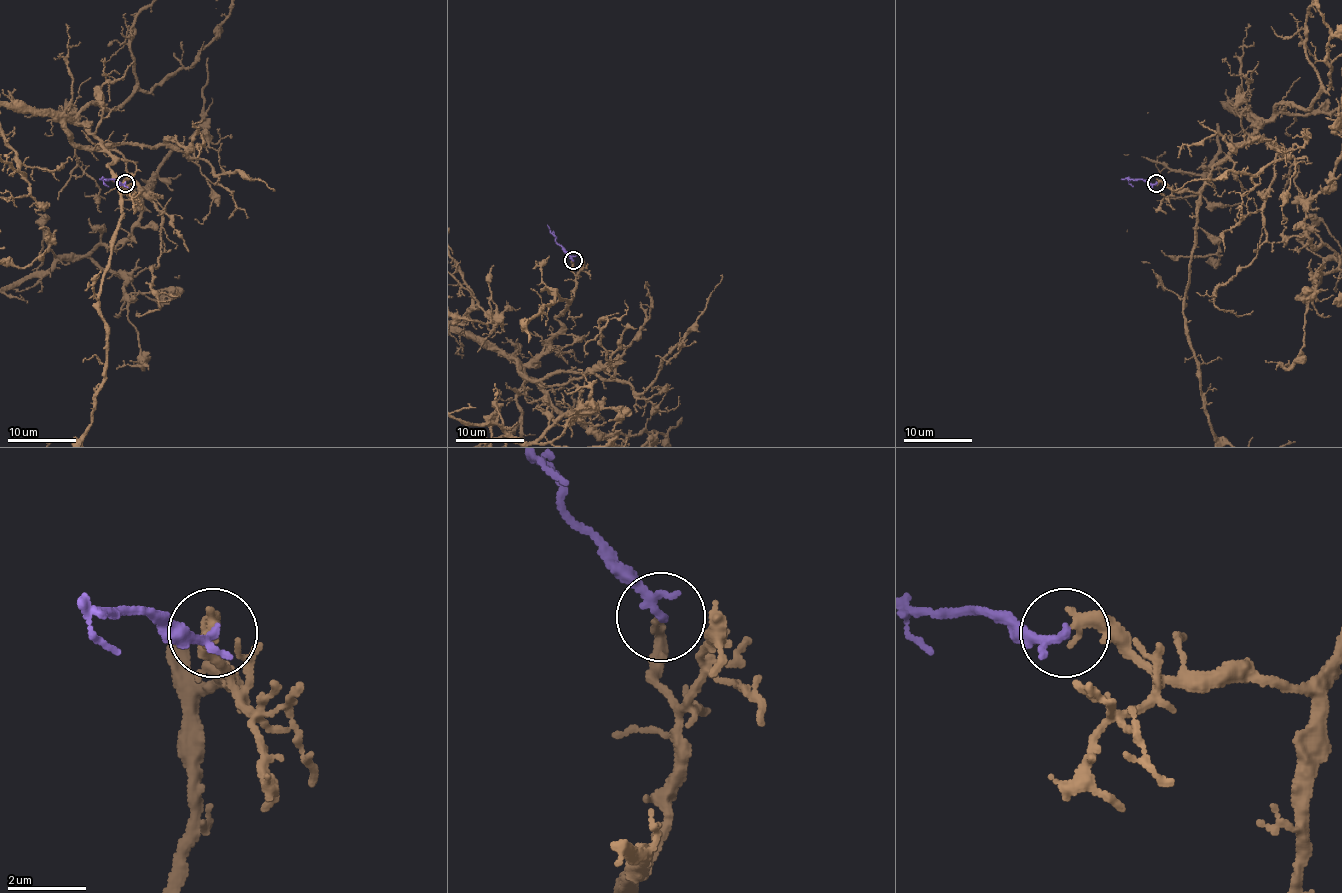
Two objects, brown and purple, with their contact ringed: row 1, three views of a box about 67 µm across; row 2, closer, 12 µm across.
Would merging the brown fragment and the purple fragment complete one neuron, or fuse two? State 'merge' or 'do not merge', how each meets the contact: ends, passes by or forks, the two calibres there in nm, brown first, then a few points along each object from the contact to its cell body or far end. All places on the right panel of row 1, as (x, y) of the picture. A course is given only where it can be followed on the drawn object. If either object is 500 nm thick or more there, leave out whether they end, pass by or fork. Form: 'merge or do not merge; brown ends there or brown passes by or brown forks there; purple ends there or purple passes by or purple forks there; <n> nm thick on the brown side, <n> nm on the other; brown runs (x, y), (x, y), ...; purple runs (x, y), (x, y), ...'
merge; brown ends there; purple ends there; 360 nm thick on the brown side, 240 nm on the other; purple runs (1156, 183), (1148, 184), (1138, 179), (1120, 179)

